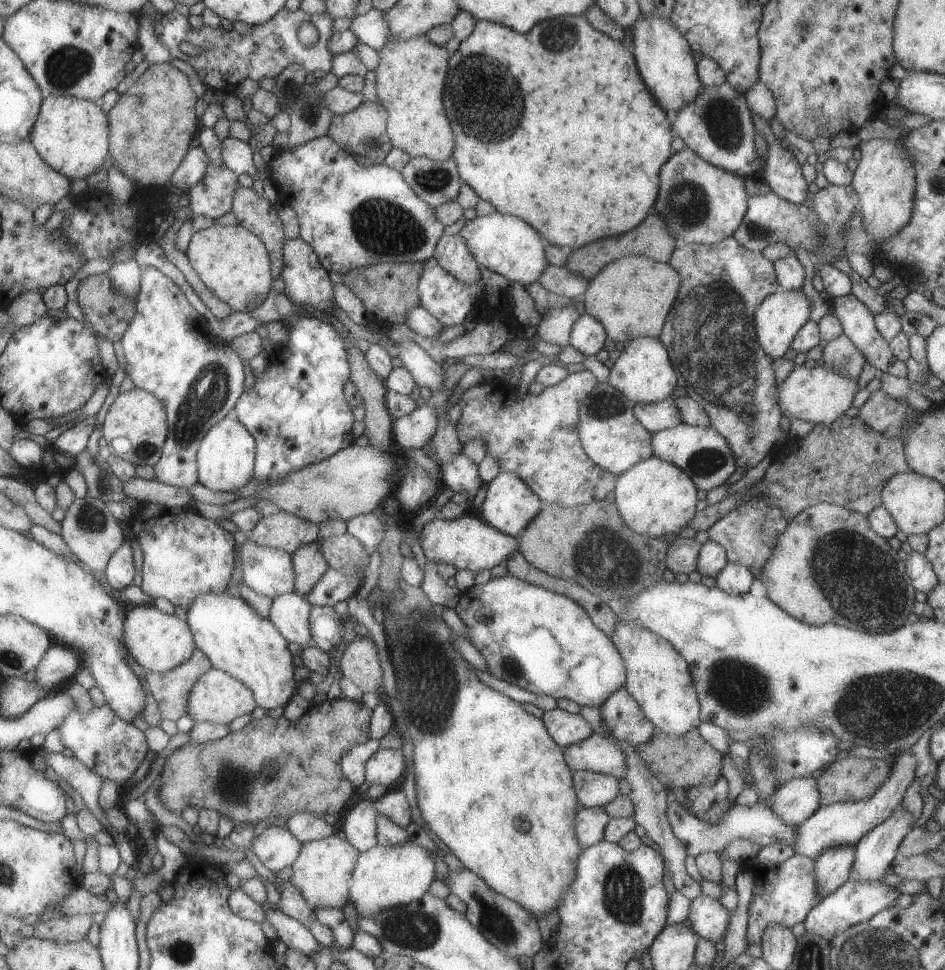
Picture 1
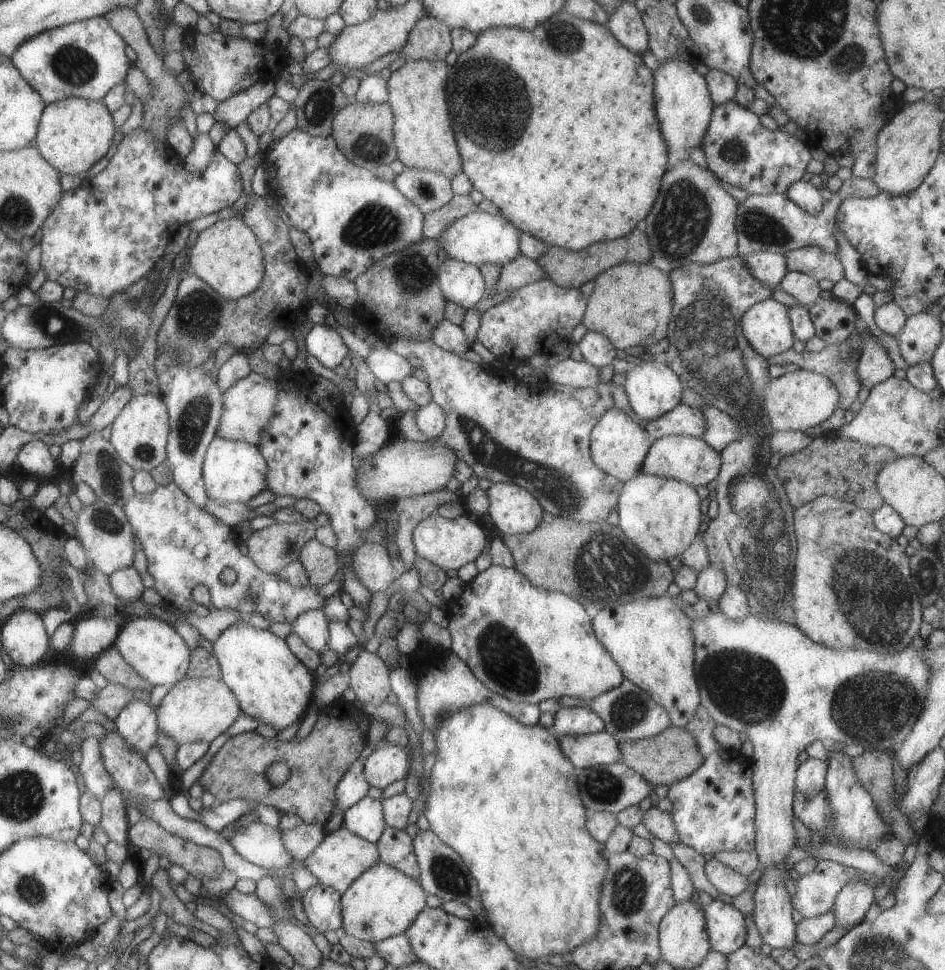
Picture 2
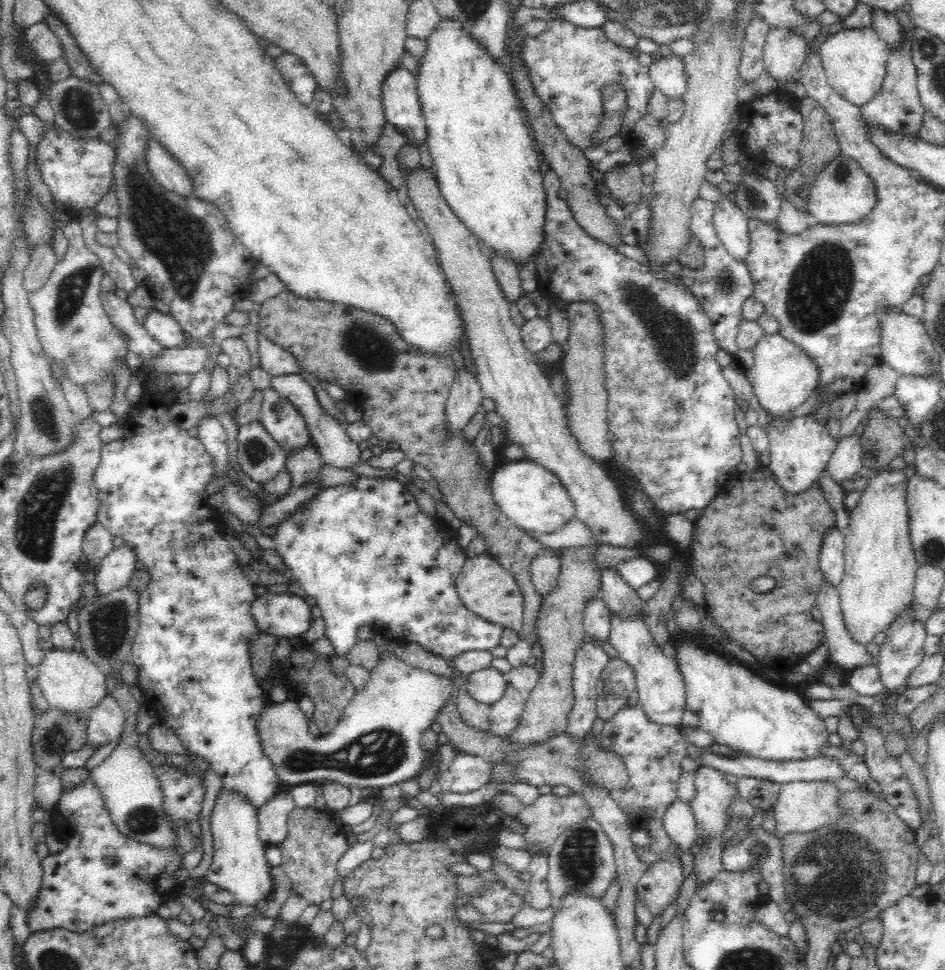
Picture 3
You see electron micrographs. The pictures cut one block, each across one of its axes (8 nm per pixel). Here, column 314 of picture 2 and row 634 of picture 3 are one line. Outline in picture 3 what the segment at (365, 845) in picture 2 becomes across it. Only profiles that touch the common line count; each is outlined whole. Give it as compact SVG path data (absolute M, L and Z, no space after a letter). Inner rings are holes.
M889 467L888 470L879 471L874 478L870 478L868 488L862 491L862 499L858 506L852 512L848 512L850 523L845 531L845 571L837 590L841 599L844 627L848 629L852 641L864 646L871 643L878 632L884 632L914 600L917 564L909 536L906 503L909 481L906 480L902 469L903 467Z

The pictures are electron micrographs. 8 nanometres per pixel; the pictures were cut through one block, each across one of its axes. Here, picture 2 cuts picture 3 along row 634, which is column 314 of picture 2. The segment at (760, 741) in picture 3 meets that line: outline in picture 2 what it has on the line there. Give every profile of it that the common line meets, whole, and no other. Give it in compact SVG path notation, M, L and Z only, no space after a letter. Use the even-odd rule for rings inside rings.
M242 621L229 625L211 645L220 668L220 678L233 693L241 713L271 725L277 731L288 724L301 722L313 703L316 674L293 656L285 639Z

